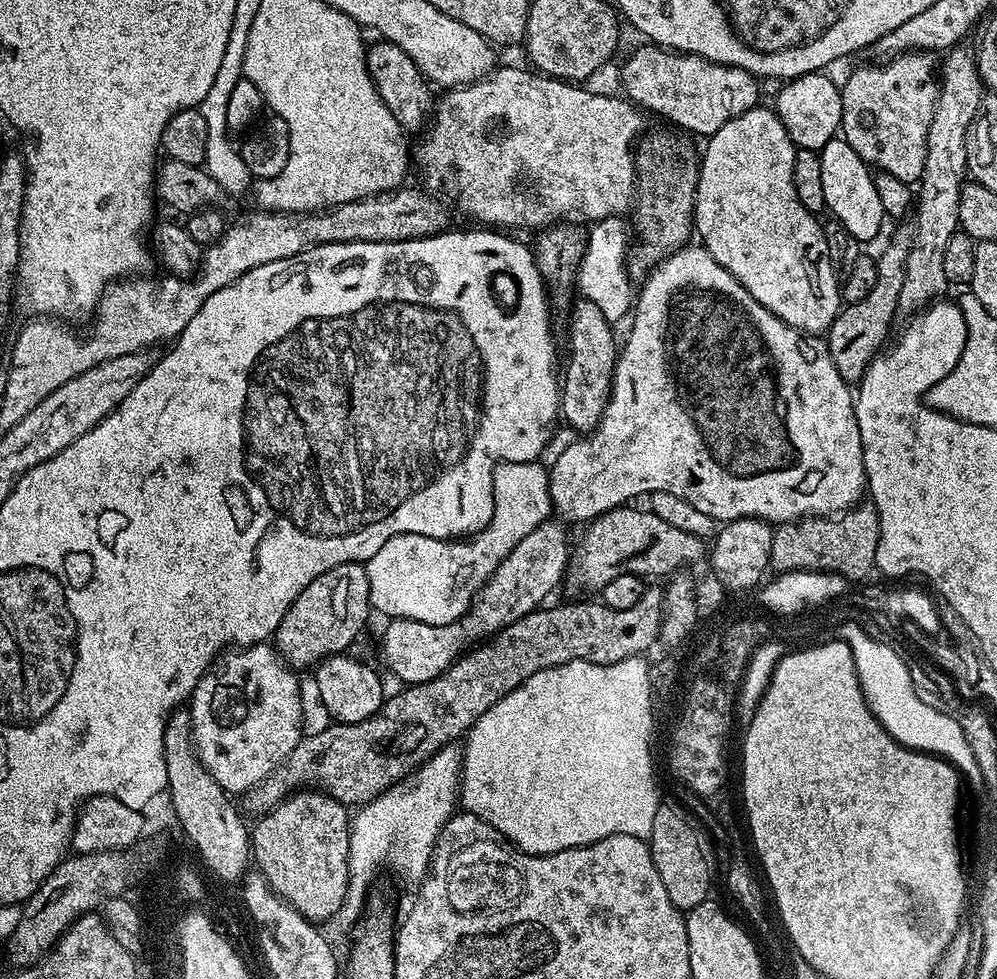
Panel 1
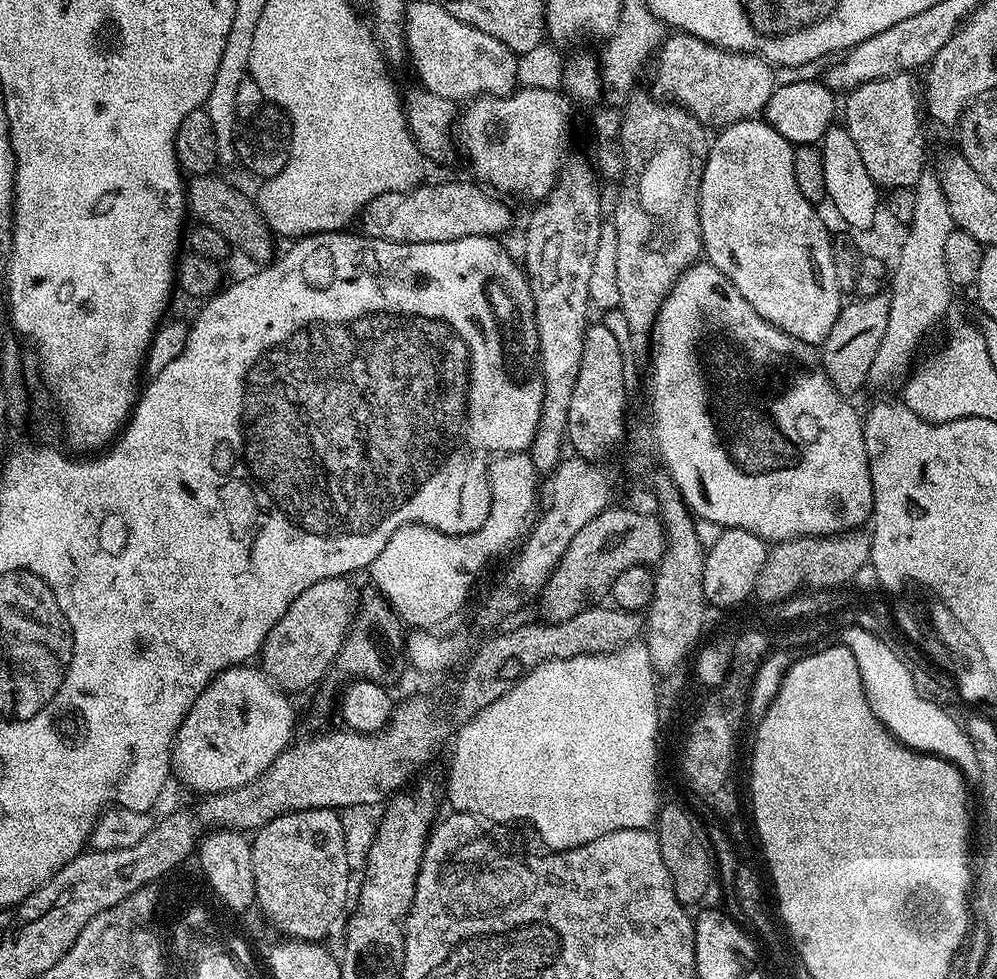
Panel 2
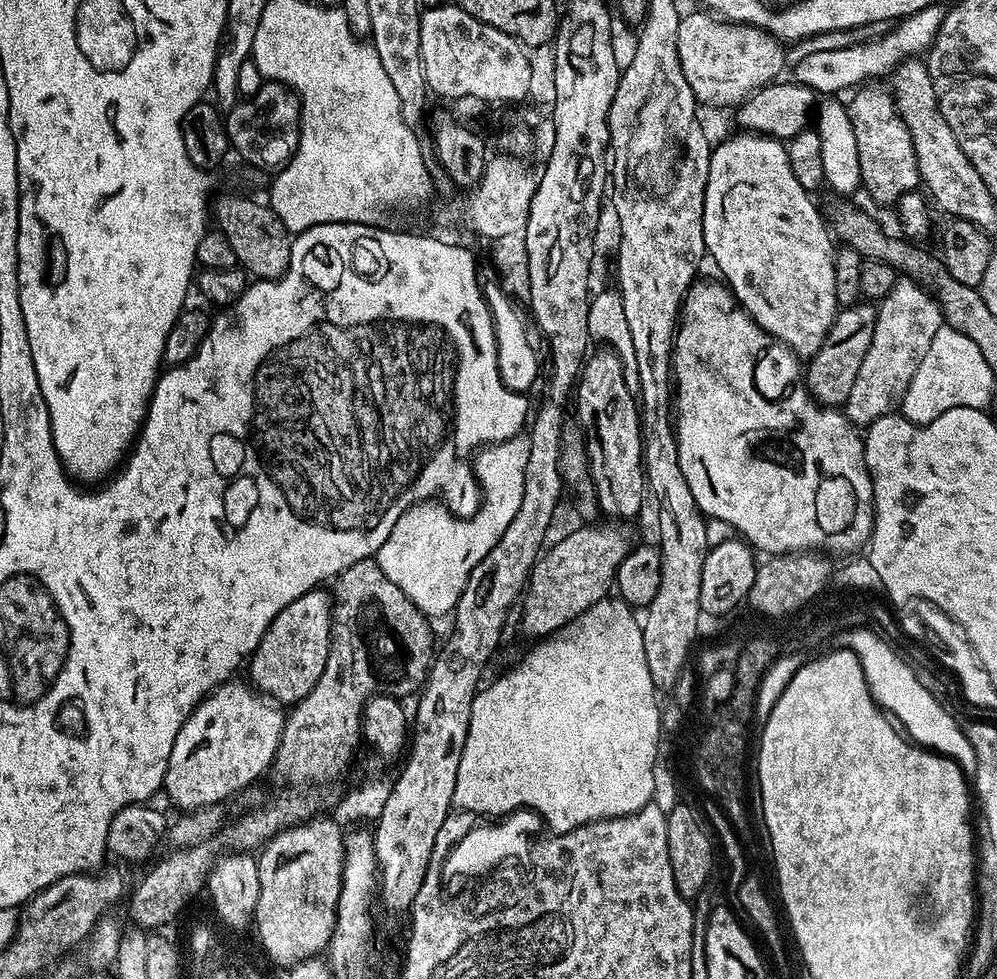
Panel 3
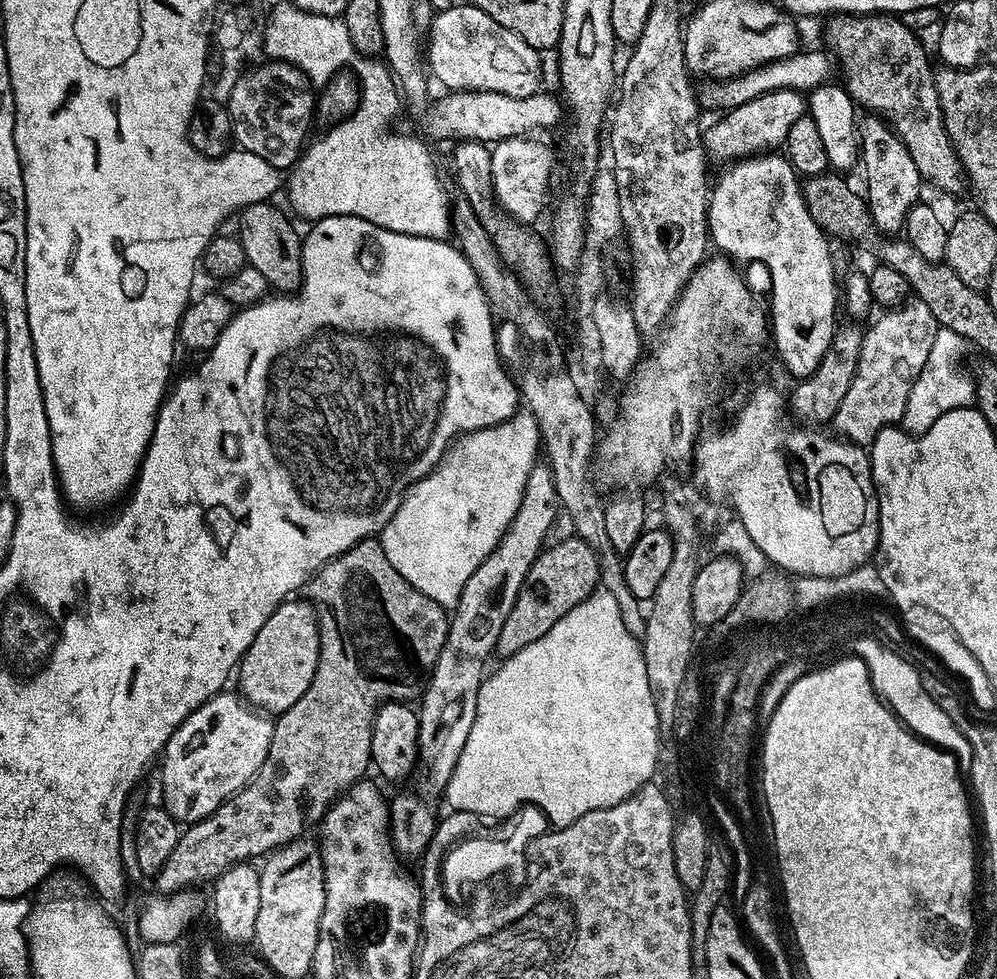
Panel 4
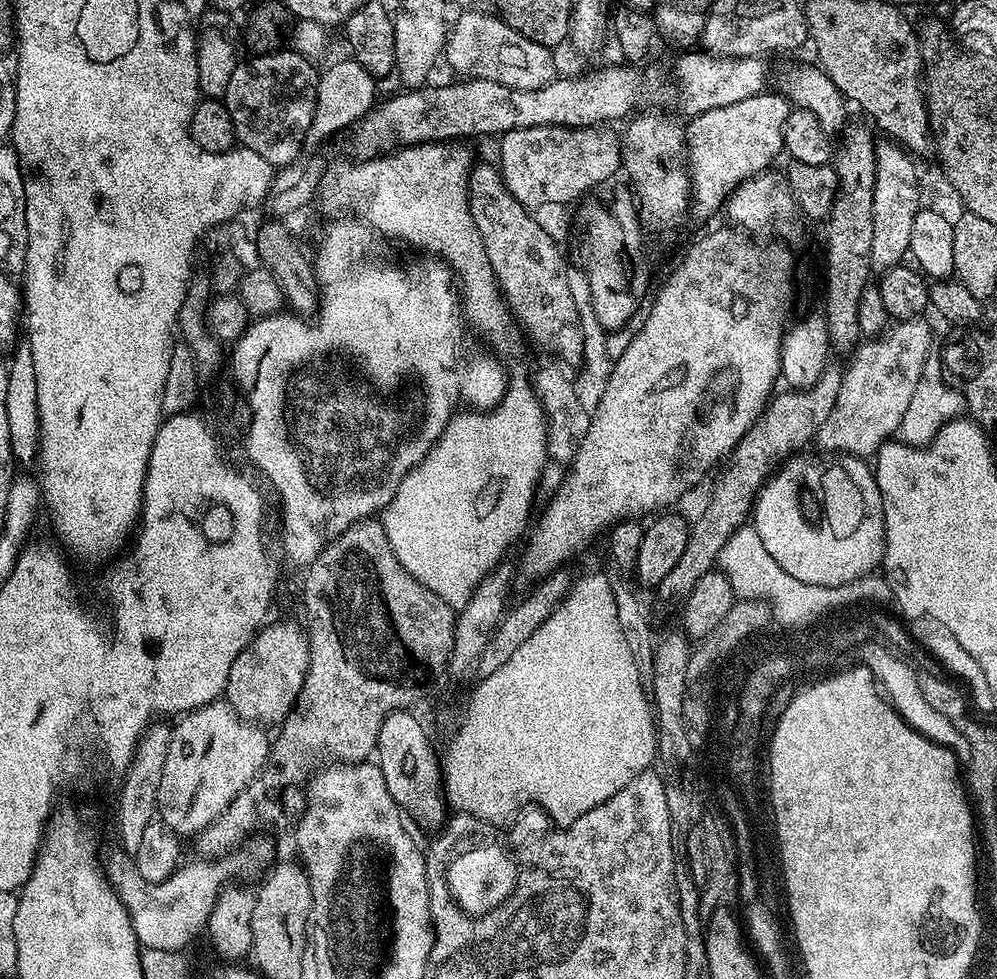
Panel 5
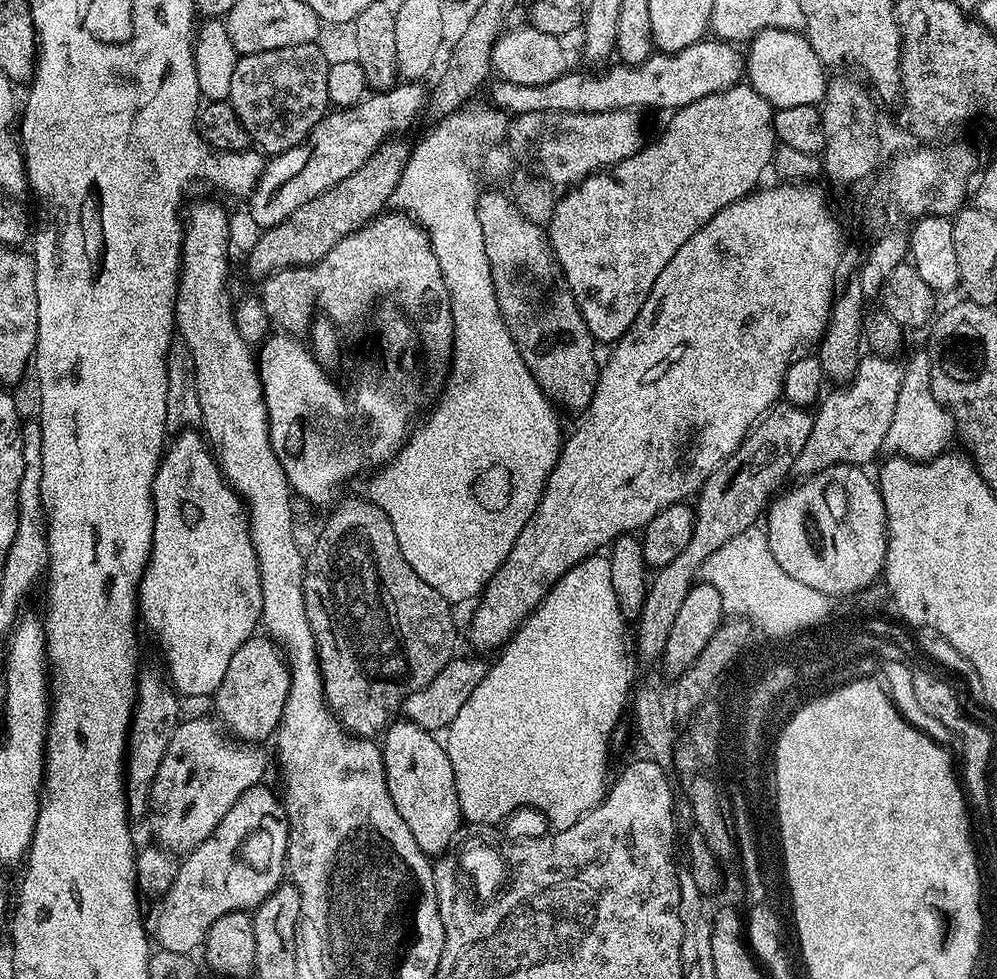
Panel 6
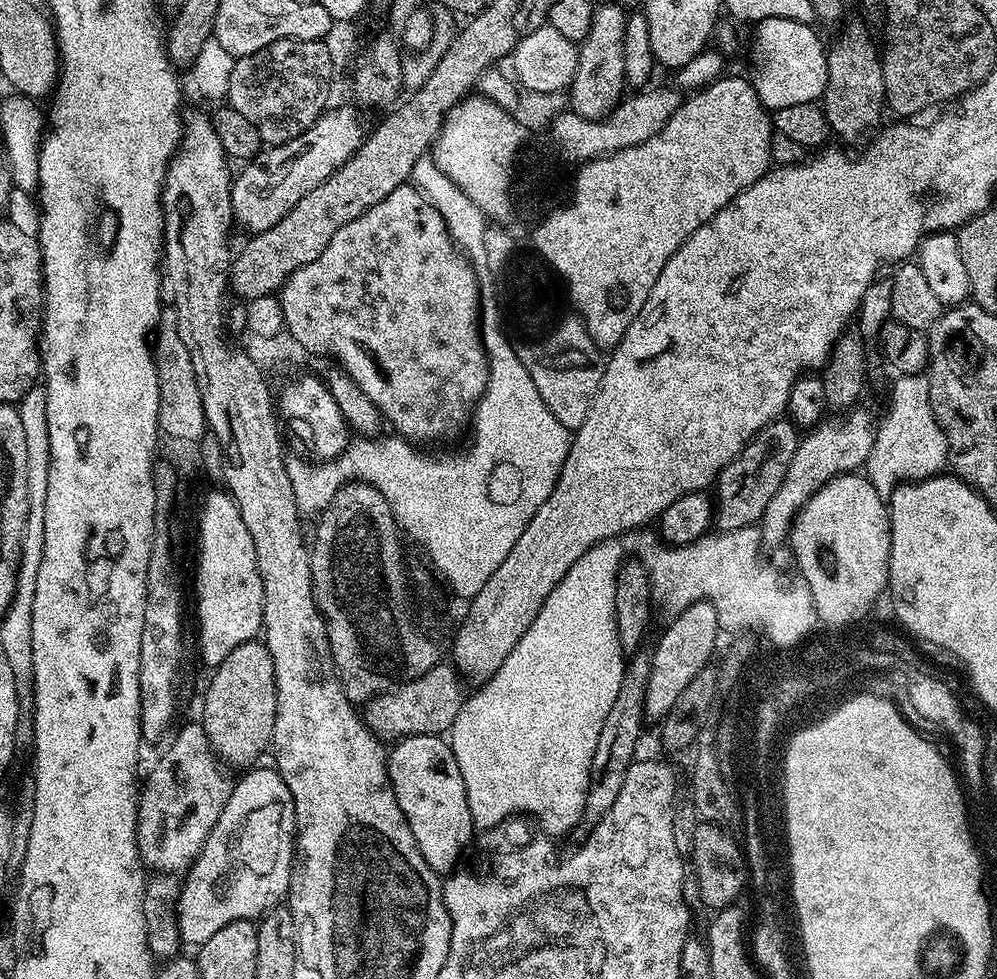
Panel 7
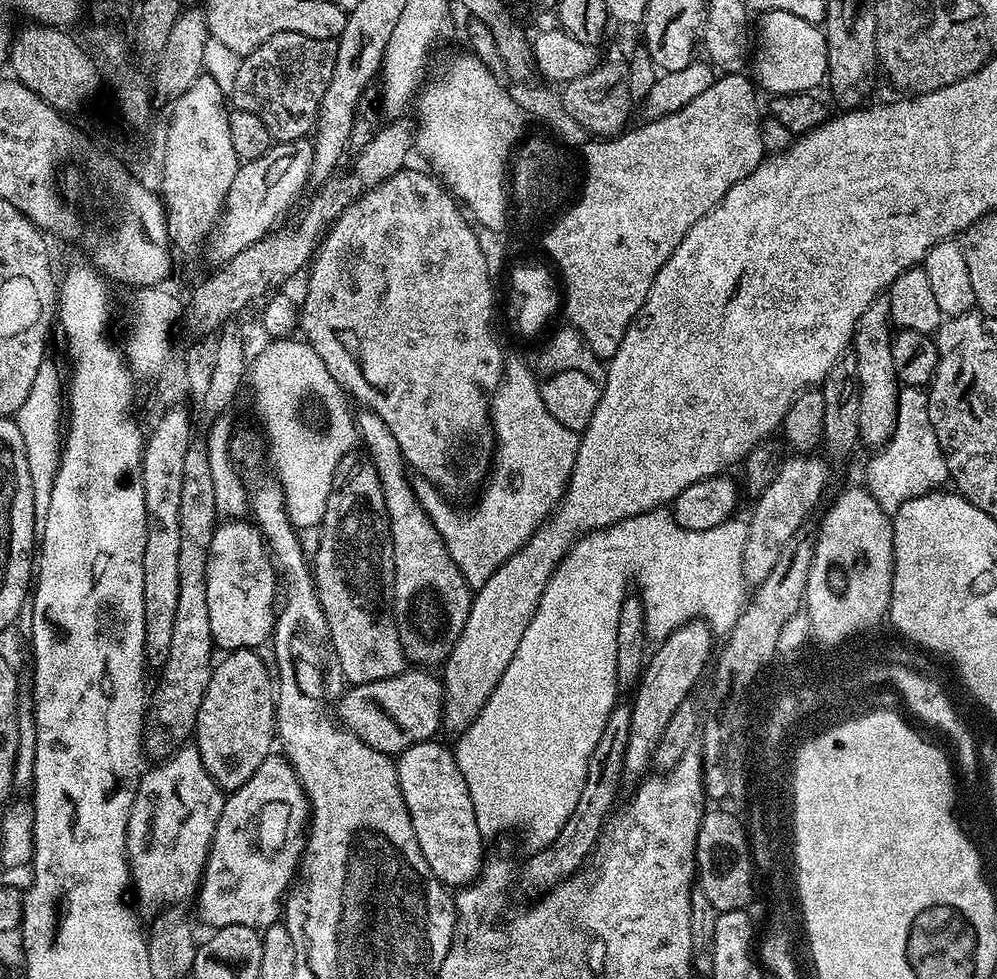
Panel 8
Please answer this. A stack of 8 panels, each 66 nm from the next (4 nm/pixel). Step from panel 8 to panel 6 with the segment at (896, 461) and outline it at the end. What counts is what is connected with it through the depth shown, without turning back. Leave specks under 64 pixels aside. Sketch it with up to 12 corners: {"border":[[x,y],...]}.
{"border":[[927,351],[906,362],[889,455],[921,462],[947,451],[953,418],[934,398]]}

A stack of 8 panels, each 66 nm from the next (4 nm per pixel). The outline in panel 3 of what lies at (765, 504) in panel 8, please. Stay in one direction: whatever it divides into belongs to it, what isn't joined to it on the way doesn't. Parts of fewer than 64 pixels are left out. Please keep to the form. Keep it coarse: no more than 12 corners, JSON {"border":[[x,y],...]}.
{"border":[[897,279],[842,406],[867,426],[901,407],[944,315]]}

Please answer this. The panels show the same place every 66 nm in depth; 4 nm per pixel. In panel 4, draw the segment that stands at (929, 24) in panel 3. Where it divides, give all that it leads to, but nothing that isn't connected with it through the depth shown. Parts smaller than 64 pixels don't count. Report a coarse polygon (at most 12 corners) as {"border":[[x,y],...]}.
{"border":[[804,52],[698,88],[701,109],[727,112],[778,89],[827,83],[834,60]]}

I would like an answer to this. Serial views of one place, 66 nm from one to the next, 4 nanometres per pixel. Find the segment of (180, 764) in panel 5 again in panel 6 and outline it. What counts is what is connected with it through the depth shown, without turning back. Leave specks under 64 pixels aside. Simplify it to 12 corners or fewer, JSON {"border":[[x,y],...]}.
{"border":[[176,727],[152,783],[155,843],[201,847],[263,781],[259,747]]}

